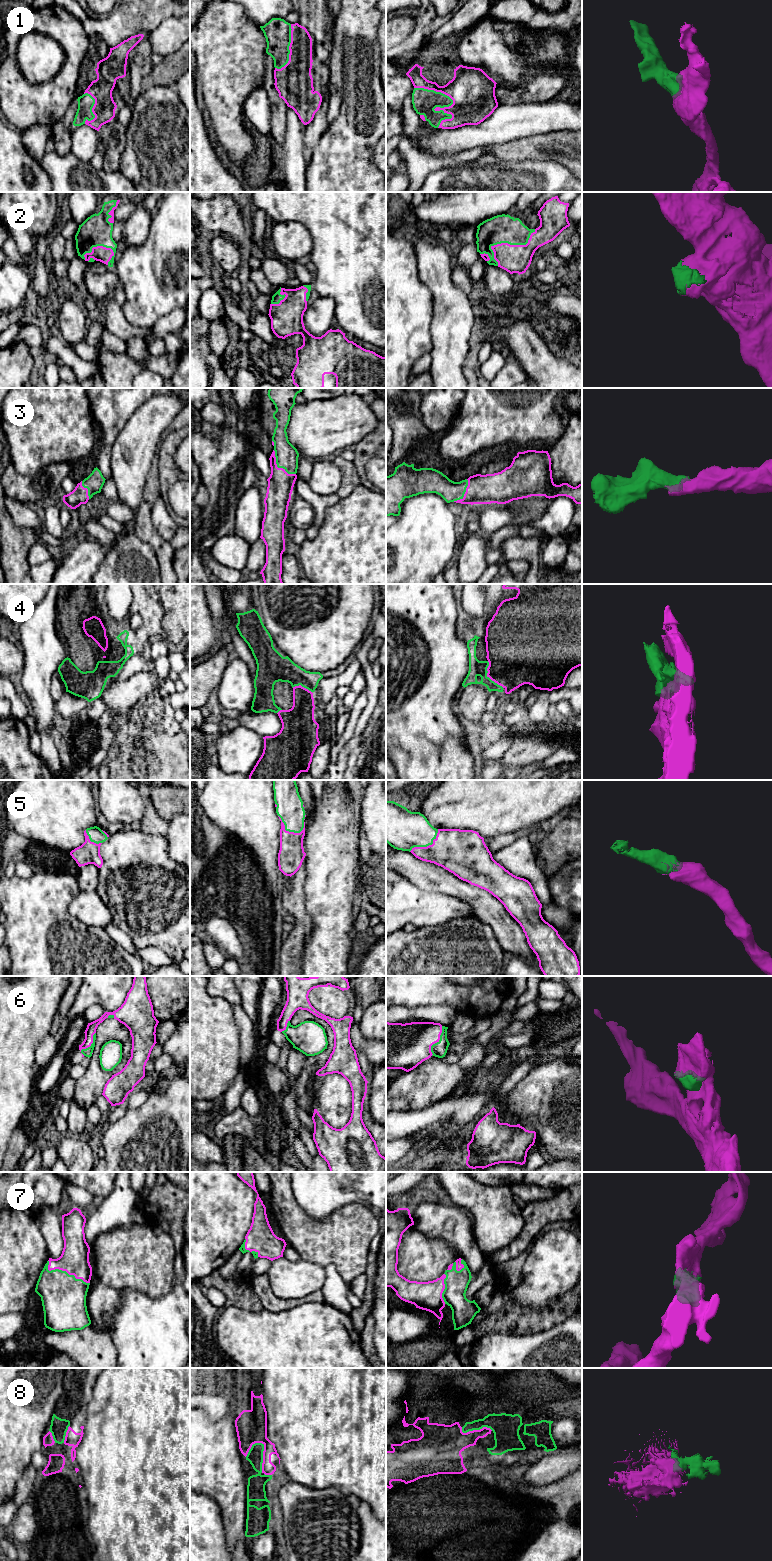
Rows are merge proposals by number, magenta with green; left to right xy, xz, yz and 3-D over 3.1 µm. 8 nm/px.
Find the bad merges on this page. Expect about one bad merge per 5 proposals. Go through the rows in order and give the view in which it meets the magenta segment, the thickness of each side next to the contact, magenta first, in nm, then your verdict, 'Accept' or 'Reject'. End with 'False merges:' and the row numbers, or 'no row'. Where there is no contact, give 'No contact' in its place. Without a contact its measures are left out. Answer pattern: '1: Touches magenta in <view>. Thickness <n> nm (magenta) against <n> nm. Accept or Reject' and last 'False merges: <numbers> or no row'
1: Touches magenta in yz. Thickness 360 nm (magenta) against 200 nm. Accept
2: Touches magenta in yz. Thickness 220 nm (magenta) against 220 nm. Accept
3: Touches magenta in xz. Thickness 200 nm (magenta) against 180 nm. Accept
4: Touches magenta in yz. Thickness 420 nm (magenta) against 130 nm. Accept
5: Touches magenta in yz. Thickness 340 nm (magenta) against 320 nm. Accept
6: Touches magenta in yz. Thickness 360 nm (magenta) against 120 nm. Accept
7: Touches magenta in xy. Thickness 220 nm (magenta) against 360 nm. Accept
8: Touches magenta in xz. Thickness 260 nm (magenta) against 140 nm. Accept
False merges: no row

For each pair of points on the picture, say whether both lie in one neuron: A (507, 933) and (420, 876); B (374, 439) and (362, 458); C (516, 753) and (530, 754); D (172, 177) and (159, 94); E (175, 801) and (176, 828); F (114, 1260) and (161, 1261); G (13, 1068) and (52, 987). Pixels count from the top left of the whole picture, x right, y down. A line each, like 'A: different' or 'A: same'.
A: same
B: same
C: same
D: same
E: different
F: same
G: same

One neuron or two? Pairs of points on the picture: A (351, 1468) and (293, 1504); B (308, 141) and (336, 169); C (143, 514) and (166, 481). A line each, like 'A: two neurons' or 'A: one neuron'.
A: two neurons
B: two neurons
C: two neurons

